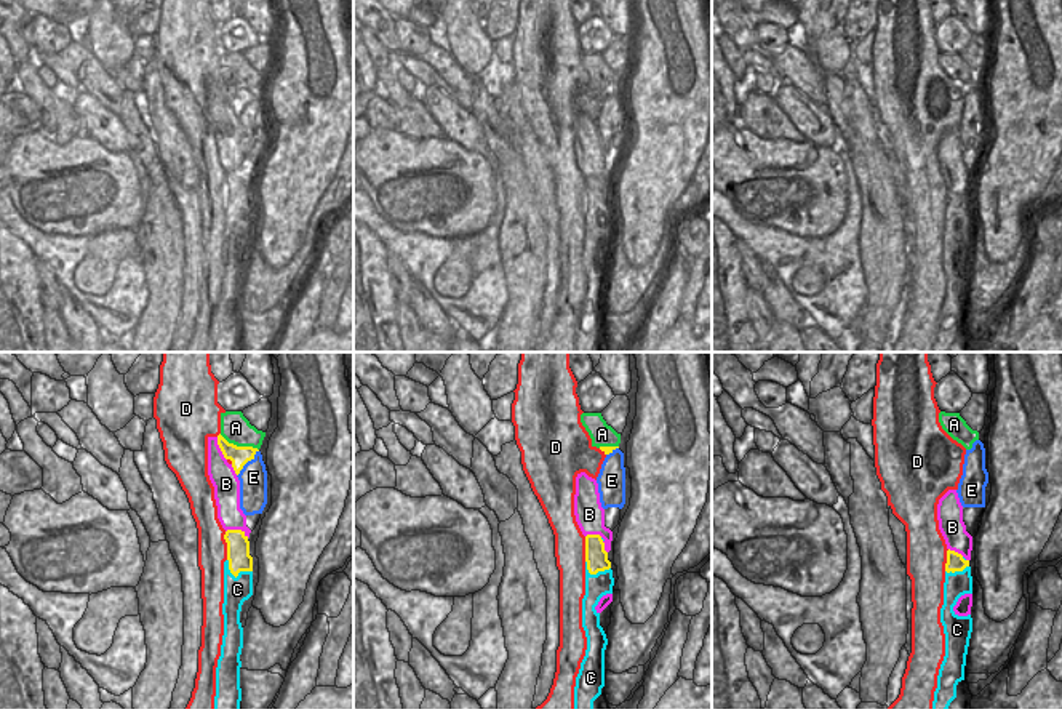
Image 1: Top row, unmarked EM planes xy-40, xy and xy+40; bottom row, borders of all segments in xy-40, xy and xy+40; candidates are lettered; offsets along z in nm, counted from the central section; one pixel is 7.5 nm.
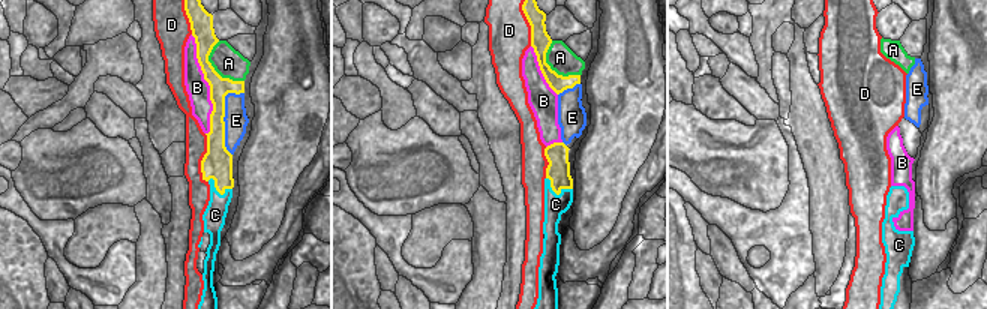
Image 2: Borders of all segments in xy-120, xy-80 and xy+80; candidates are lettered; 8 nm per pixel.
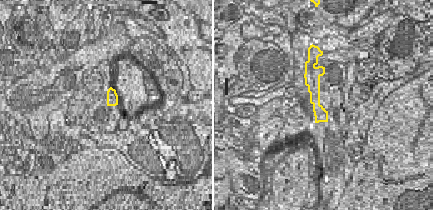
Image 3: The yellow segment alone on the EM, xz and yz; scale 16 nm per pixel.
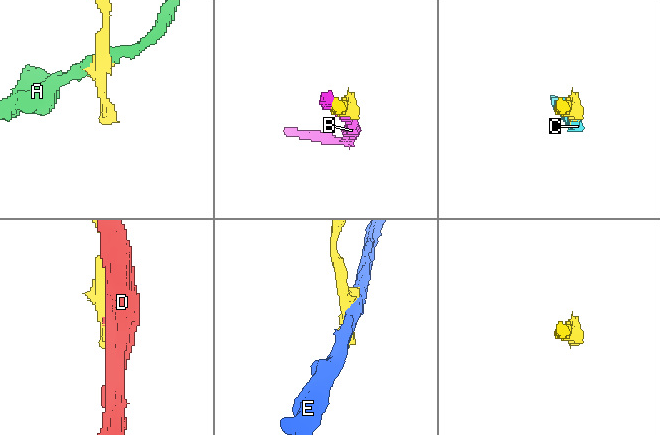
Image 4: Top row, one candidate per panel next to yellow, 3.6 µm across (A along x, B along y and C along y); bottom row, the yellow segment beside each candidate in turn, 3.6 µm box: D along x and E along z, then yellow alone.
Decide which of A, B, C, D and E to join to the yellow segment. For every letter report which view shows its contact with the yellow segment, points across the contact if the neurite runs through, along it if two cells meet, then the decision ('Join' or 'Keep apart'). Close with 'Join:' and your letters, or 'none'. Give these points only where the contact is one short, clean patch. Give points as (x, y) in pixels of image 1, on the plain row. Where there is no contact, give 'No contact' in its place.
A: Touches yellow in xy-40. Keep apart
B: Touches yellow in xy-40. Keep apart
C: Touches yellow in xy-40. Path across: xy-40 (239, 199), (235, 218), (237, 231). Join
D: Touches yellow in xy-40. Keep apart
E: Touches yellow in xy-40. Keep apart
Join: C.

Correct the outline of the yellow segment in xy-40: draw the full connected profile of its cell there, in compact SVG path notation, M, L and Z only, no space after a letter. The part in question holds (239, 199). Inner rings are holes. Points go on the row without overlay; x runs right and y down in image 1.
M227 171L227 202L224 203L224 277L216 309L214 352L240 352L240 296L243 290L243 269L240 253L245 242L253 237L253 198L250 182L242 171Z

